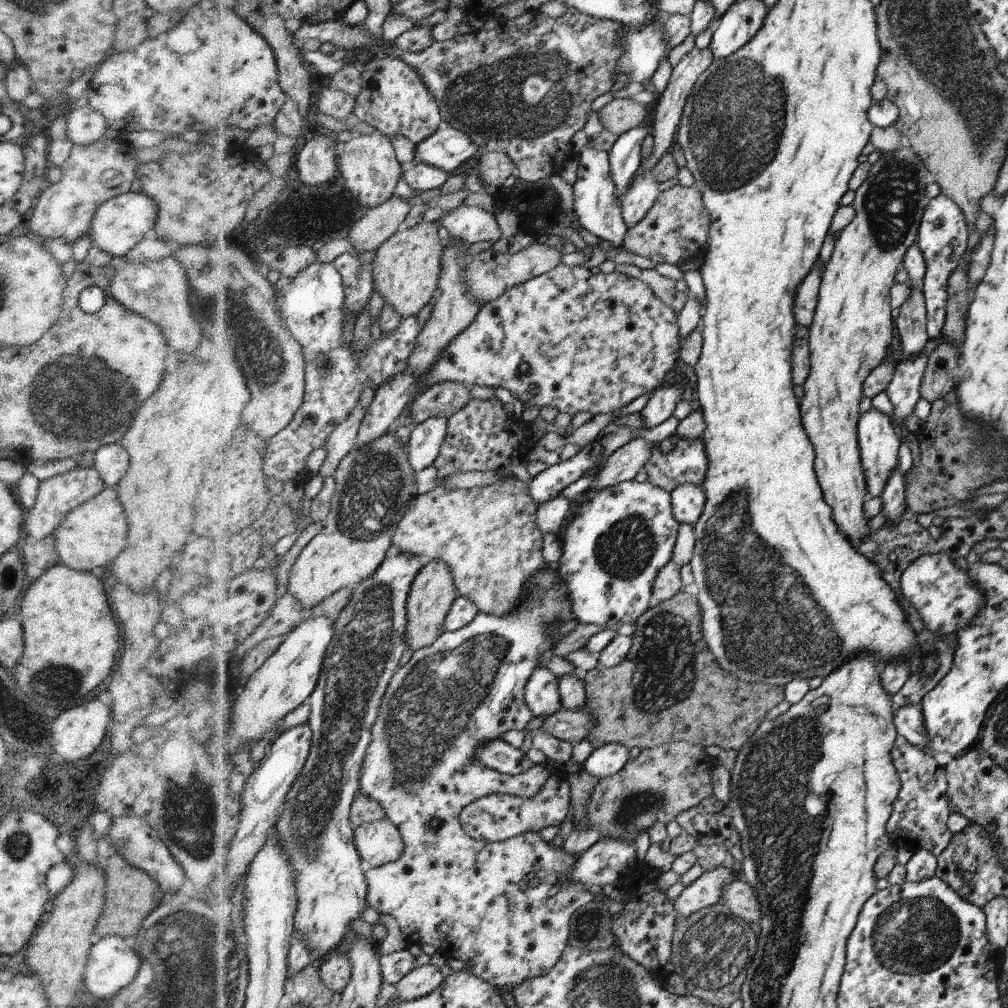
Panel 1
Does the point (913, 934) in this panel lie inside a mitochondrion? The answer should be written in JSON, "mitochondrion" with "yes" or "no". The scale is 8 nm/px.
{"mitochondrion":"yes"}

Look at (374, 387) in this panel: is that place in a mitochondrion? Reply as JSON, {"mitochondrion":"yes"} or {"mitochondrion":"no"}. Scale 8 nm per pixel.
{"mitochondrion":"no"}

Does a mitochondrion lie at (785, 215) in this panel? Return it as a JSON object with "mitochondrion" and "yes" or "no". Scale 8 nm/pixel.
{"mitochondrion":"no"}

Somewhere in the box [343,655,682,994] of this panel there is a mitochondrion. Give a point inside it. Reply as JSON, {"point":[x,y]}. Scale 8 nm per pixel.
{"point":[634,806]}

